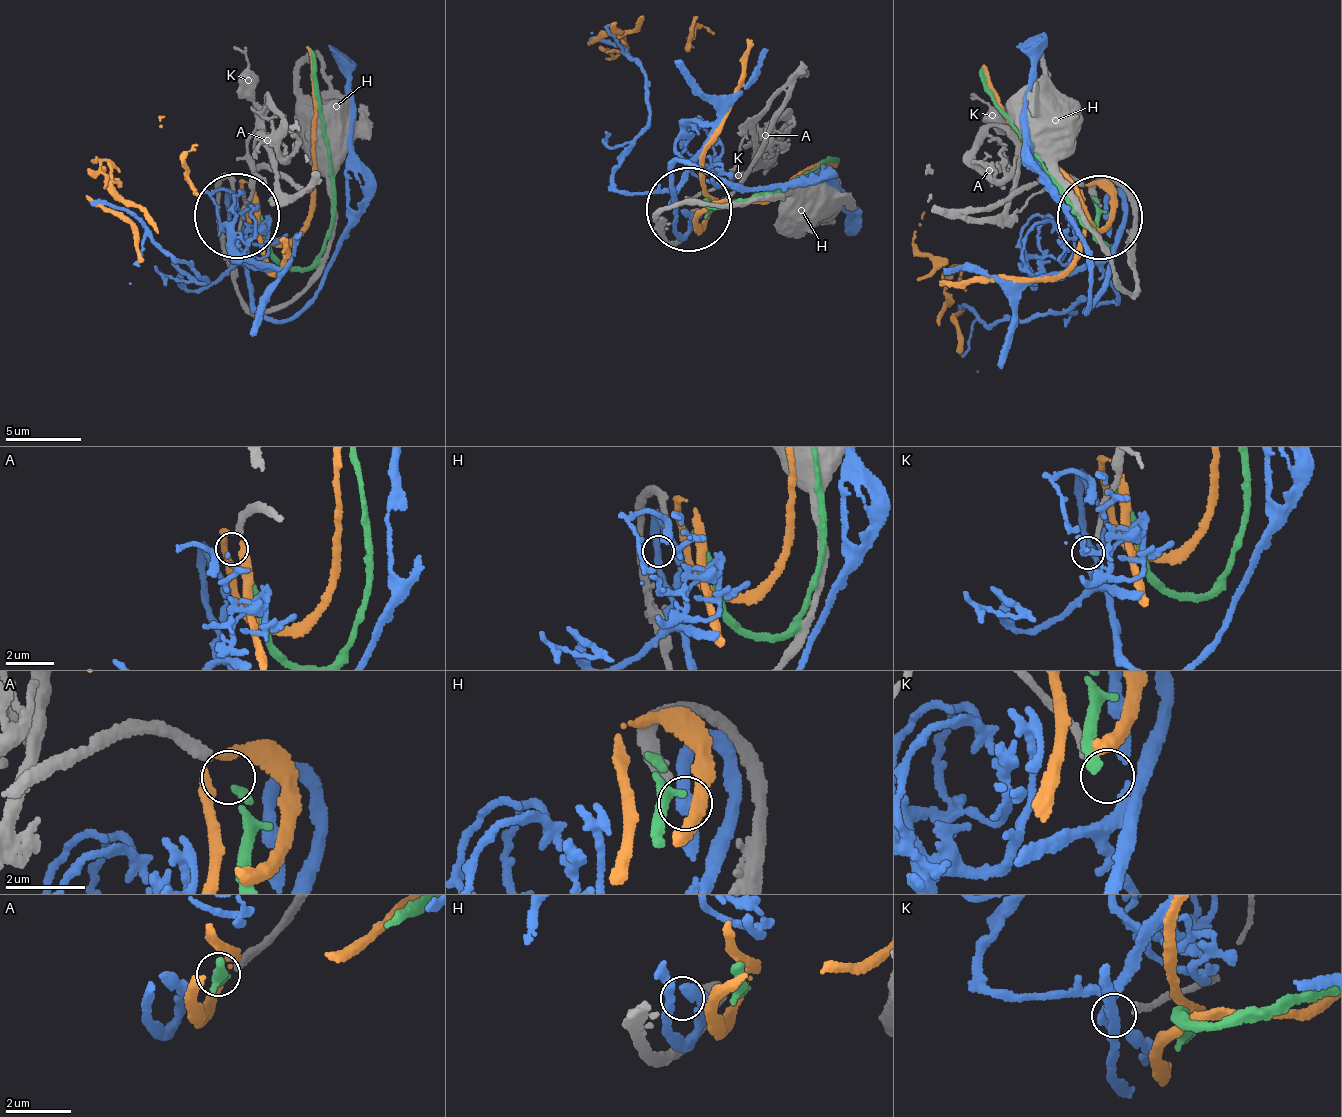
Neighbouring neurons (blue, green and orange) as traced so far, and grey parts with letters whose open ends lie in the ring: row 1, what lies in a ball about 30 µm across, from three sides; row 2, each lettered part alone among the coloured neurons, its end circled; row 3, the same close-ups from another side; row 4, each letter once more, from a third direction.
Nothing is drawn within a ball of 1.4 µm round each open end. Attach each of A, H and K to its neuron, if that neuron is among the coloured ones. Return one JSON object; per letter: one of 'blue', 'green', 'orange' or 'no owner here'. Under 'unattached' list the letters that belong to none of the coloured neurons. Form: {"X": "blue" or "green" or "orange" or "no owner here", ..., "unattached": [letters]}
{"A": "green", "H": "no owner here", "K": "no owner here", "unattached": ["H", "K"]}

